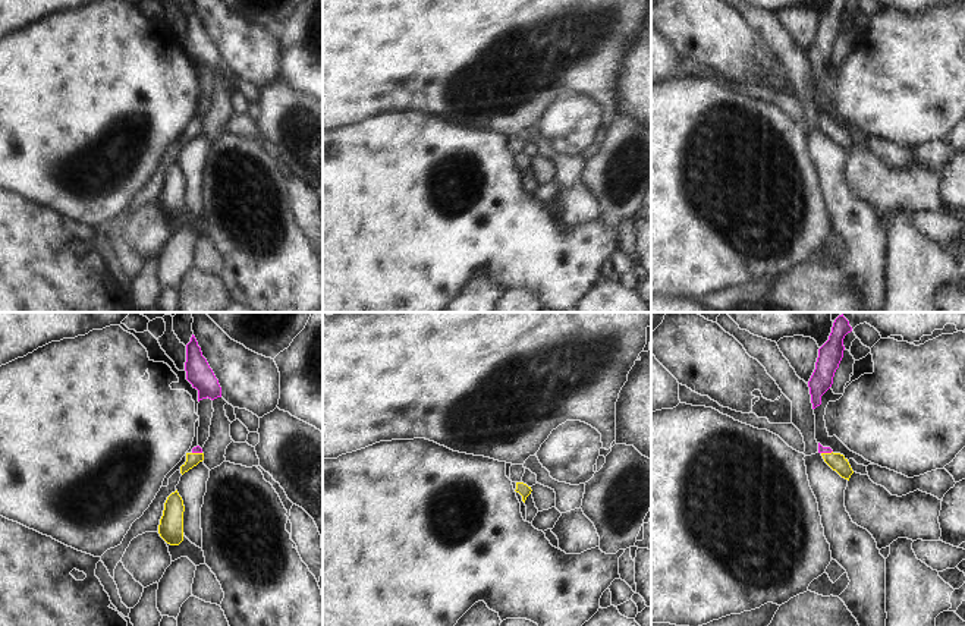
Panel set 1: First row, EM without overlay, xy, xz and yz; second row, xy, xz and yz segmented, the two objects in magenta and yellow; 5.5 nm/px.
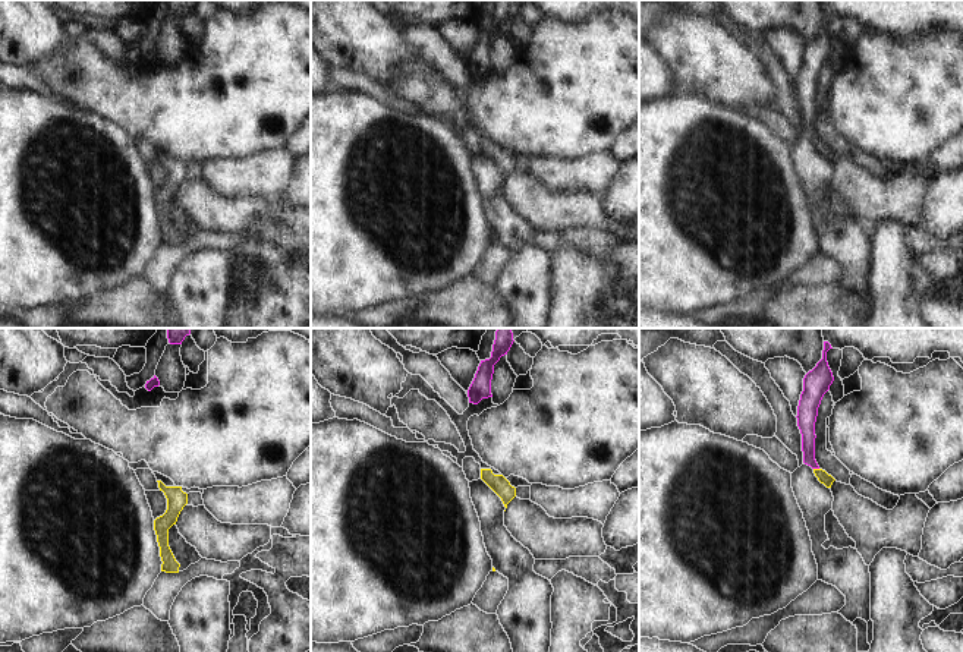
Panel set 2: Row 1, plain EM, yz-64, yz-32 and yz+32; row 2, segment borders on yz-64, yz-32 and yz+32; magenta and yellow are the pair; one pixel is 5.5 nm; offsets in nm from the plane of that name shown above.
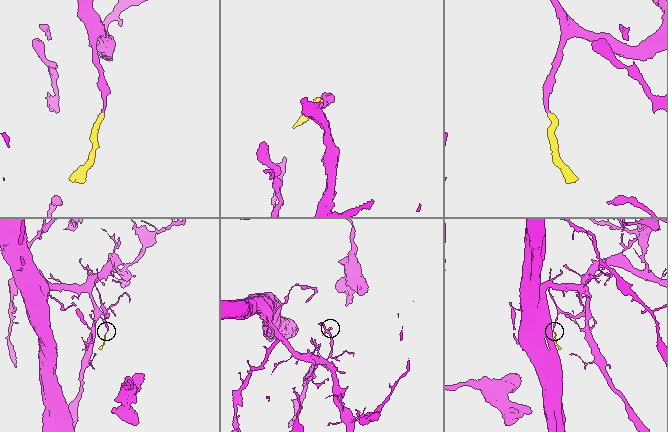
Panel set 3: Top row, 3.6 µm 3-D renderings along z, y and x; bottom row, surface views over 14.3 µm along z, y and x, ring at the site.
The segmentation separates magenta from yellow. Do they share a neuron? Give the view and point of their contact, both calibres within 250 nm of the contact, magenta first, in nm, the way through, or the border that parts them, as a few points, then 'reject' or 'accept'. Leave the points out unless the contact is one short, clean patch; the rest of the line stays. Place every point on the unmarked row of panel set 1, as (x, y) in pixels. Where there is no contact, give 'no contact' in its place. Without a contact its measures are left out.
meets magenta in yz at (826, 123); 40 nm thick on the magenta side, 90 nm on the other; runs through yz (822, 120), (826, 123), (836, 132); accept

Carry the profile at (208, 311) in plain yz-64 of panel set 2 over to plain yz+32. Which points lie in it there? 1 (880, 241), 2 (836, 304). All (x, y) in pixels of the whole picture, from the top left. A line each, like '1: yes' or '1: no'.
1: no
2: no

